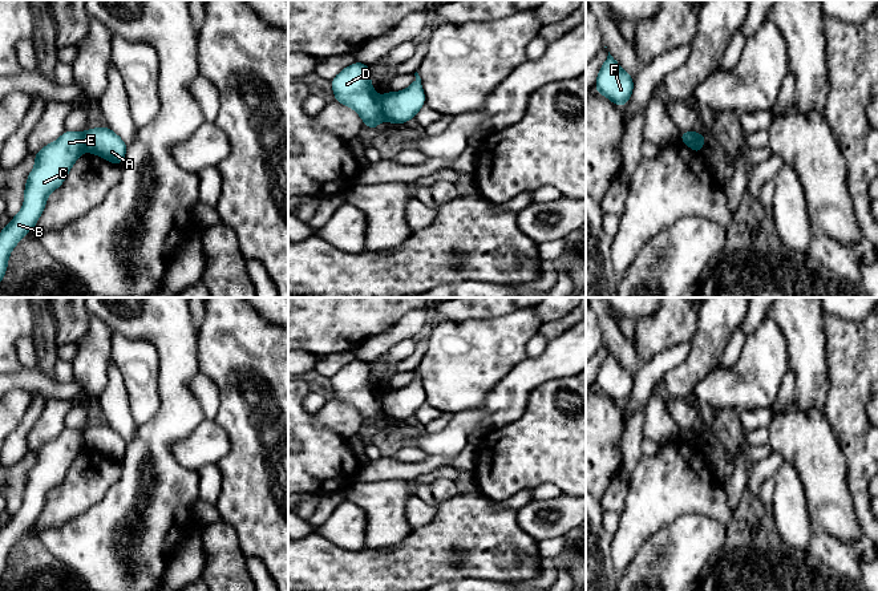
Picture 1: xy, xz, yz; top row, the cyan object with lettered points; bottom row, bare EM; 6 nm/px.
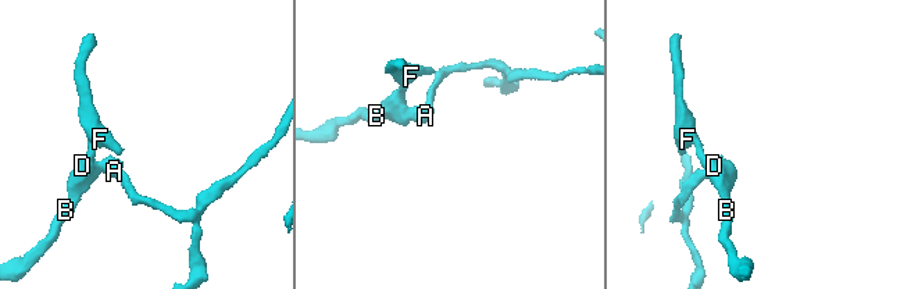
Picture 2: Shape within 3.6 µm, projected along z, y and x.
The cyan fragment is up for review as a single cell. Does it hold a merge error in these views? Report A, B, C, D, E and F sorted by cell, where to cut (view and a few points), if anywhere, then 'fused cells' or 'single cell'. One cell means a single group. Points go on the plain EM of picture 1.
A / B C D E F | xz (377, 396), (381, 416) | fused cells

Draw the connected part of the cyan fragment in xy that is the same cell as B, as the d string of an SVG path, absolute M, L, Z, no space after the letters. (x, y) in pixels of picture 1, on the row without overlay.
M65 428L58 437L33 453L36 462L25 481L24 503L0 529L0 580L8 566L11 549L27 530L35 526L46 505L46 494L64 481L72 464L84 449L82 430Z

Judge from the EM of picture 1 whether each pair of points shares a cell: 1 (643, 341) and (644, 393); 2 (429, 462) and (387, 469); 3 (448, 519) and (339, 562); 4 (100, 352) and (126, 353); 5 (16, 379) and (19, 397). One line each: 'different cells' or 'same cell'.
1: different cells
2: same cell
3: same cell
4: different cells
5: different cells

